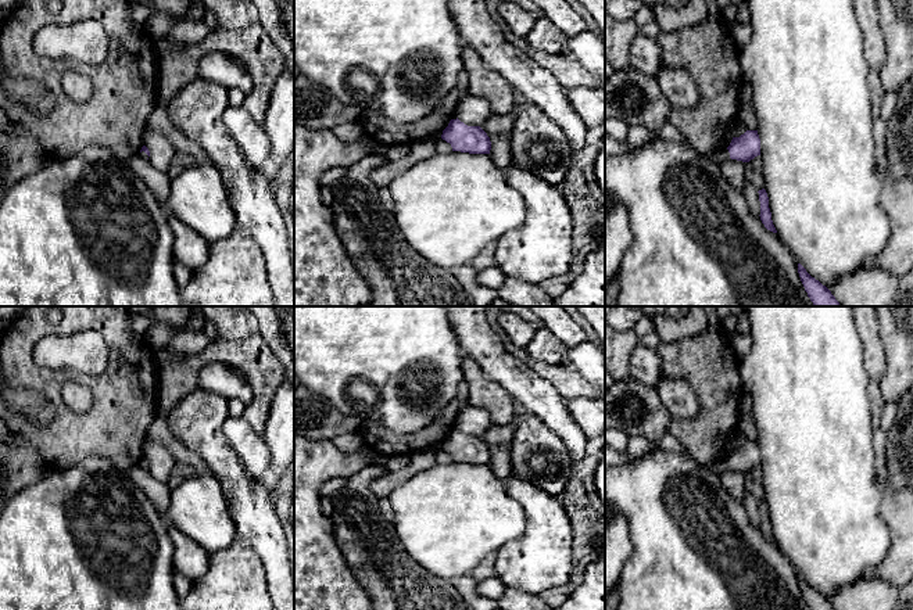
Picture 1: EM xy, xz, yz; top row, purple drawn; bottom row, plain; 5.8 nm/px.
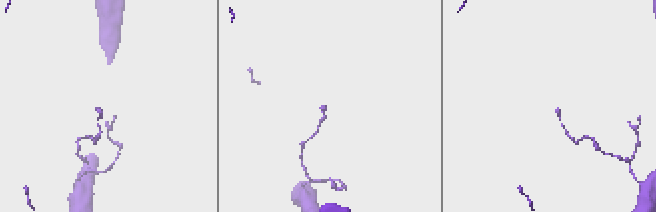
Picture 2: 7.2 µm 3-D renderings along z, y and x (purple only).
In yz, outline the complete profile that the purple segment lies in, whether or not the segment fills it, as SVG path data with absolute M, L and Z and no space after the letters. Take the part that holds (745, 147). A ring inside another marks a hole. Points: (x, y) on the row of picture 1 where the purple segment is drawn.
M746 130L740 137L733 137L730 146L726 150L710 155L699 152L699 155L702 159L709 159L719 166L728 158L749 162L755 157L760 155L760 139L758 130Z

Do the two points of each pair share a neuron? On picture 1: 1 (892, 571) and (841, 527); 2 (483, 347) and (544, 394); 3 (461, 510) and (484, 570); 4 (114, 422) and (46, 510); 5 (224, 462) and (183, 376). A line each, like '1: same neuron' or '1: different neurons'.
1: different neurons
2: same neuron
3: different neurons
4: different neurons
5: different neurons

